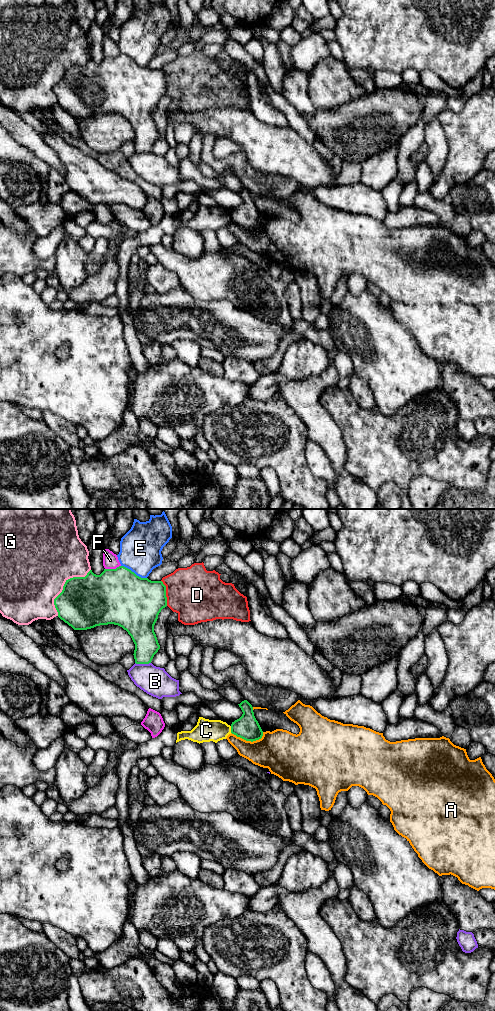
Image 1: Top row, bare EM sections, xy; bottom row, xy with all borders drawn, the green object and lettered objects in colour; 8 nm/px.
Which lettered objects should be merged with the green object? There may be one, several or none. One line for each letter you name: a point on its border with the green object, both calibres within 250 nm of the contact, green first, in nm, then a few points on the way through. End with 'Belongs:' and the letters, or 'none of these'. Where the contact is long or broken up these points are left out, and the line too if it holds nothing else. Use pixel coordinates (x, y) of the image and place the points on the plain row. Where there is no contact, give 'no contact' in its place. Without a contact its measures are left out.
Belongs: none of these

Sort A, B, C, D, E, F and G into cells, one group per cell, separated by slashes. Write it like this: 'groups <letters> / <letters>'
groups A / B / C / D / E / F / G

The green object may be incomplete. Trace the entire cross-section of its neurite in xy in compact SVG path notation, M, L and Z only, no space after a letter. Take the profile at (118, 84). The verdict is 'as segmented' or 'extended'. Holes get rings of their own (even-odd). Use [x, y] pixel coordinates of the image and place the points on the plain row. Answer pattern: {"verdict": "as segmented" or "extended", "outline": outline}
{"verdict": "as segmented", "outline": "M124 54L104 57L100 63L90 58L85 65L66 68L62 80L54 87L54 93L58 105L74 118L108 112L122 115L135 132L133 143L136 152L151 151L160 137L154 113L161 98L167 94L166 74L162 69L141 66Z"}

